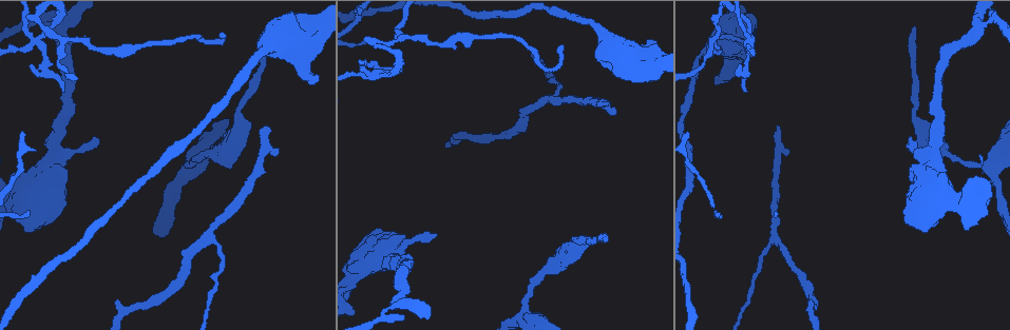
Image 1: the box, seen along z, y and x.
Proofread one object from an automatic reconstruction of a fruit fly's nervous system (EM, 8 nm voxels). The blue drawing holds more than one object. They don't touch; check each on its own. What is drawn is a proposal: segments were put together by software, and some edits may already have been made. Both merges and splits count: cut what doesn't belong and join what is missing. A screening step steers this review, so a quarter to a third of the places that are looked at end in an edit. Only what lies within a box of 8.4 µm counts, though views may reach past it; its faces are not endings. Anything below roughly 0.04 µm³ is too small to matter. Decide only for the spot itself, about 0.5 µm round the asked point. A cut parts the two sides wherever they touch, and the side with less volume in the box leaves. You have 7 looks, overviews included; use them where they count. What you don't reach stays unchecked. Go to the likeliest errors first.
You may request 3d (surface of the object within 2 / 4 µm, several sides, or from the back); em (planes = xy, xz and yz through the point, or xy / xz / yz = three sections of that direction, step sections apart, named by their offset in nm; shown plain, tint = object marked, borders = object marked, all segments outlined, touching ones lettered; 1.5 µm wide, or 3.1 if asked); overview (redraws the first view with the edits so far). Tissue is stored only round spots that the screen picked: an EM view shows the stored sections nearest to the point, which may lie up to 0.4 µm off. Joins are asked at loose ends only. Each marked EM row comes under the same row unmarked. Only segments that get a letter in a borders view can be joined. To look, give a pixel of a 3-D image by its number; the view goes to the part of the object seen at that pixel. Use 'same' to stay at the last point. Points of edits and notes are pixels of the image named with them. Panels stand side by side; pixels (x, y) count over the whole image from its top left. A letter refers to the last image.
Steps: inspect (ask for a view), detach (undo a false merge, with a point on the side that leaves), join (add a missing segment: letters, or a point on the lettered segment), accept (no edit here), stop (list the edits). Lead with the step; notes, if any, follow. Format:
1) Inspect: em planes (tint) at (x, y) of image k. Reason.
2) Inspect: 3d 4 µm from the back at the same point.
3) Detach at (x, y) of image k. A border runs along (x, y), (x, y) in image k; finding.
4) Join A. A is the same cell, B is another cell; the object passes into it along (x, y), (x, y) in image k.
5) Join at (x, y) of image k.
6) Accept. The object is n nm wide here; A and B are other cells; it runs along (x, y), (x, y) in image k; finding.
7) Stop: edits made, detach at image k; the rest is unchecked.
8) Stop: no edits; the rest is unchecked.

Inspect: em yz step 4 (tint) at (605, 241) of image 1. Tapers out.

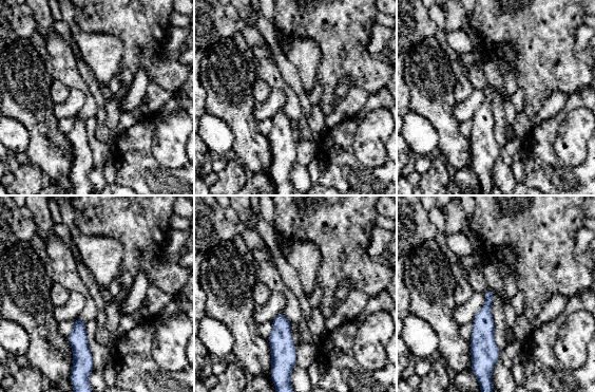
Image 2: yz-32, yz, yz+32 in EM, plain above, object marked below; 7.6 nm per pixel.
Inspect: em planes (tint) at the same point. Another direction.

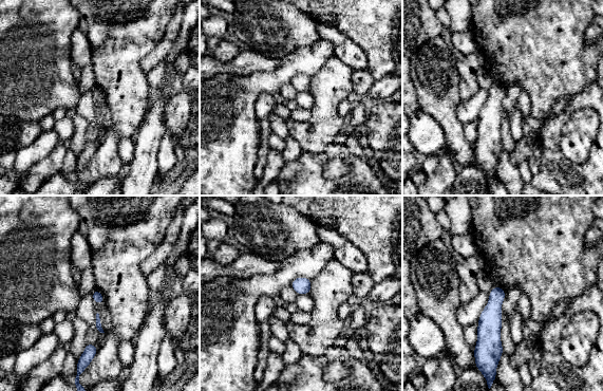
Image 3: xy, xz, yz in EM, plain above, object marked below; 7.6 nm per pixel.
Inspect: em planes (borders) at the same point. See the neighbours.

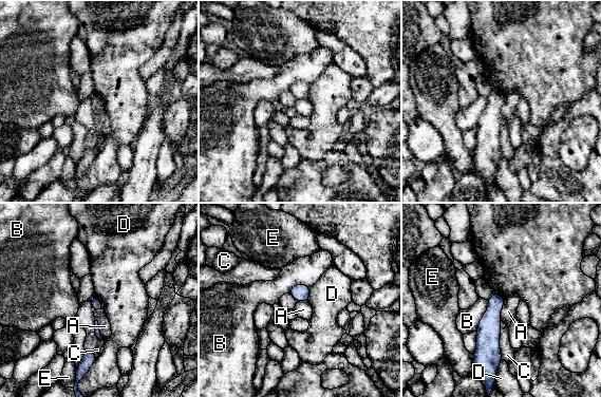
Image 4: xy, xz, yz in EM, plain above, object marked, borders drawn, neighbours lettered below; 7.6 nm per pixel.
Accept. A, B, C, D and E are other cells; it runs along (495, 296), (491, 318), (491, 364) in image 4; none of them fits.

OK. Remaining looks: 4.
Inspect: em yz step 4 (tint) at (374, 76) of image 1. Two arms in line, one across.

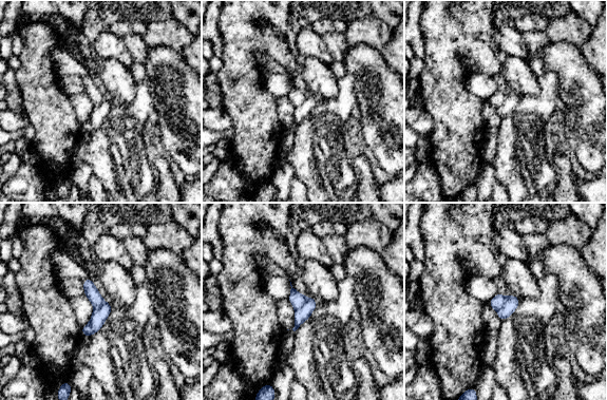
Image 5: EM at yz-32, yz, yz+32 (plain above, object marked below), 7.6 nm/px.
Inspect: em planes (borders) at the same point. Cut it another way.

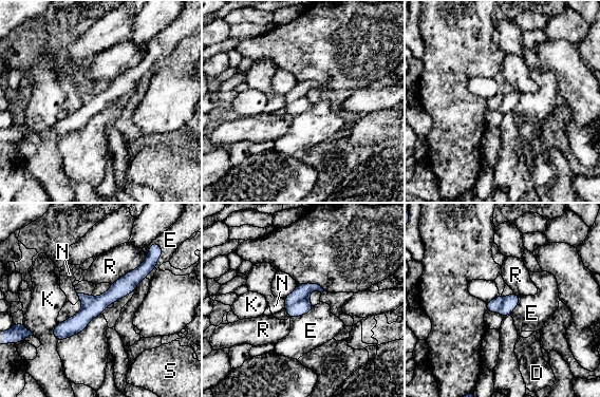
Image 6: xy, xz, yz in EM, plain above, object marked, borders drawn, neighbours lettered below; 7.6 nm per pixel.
Detach at (301, 291) of image 6. D, E, K, N, R and S are other cells; a border runs along (307, 297), (285, 306) in image 6; two neurons meet here.

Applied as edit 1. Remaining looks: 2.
Stop: edits made, detach at image 6; the rest is unchecked.

